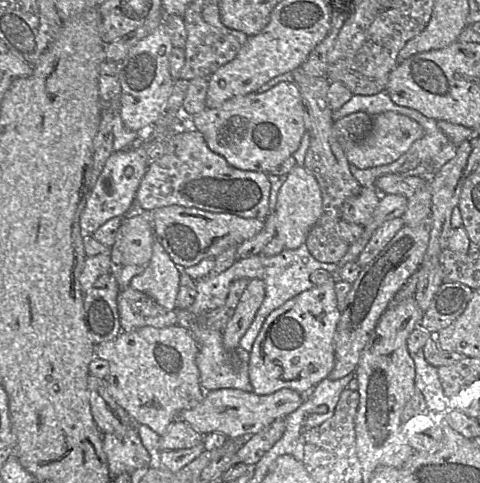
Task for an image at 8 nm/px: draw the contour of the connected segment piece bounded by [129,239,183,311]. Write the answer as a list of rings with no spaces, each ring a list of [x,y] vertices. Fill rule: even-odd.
[[[156,239],[153,243],[152,257],[145,266],[144,271],[135,276],[129,288],[140,291],[151,297],[156,303],[167,310],[175,311],[177,309],[177,294],[180,286],[180,277],[183,269],[180,269],[170,258],[164,247]]]

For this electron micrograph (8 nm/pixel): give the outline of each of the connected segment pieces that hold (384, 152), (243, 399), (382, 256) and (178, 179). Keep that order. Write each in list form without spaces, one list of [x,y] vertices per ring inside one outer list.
[[[392,111],[372,116],[372,127],[362,139],[346,140],[346,155],[350,164],[368,169],[392,163],[406,153],[412,144],[424,136],[423,127],[410,117]]]
[[[284,388],[269,395],[258,395],[238,389],[222,389],[207,392],[202,404],[182,411],[178,419],[189,424],[202,435],[223,434],[230,439],[249,439],[277,420],[296,411],[307,396],[296,390]]]
[[[432,217],[425,218],[417,226],[404,225],[385,247],[365,265],[345,300],[344,310],[337,327],[338,359],[328,378],[341,379],[354,373],[362,352],[369,342],[382,315],[389,308],[391,300],[408,278],[421,267],[427,252],[432,230]]]
[[[195,128],[174,131],[167,139],[167,150],[158,160],[151,161],[136,193],[135,205],[142,213],[150,213],[171,205],[197,208],[214,213],[231,213],[243,218],[266,219],[270,212],[271,182],[266,172],[240,170],[209,149],[203,135]]]

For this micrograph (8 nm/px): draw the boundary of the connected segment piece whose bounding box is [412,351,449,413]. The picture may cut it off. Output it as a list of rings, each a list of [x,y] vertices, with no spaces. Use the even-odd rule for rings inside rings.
[[[417,351],[412,358],[416,370],[415,385],[424,397],[428,410],[435,413],[445,412],[449,408],[449,400],[444,394],[437,367],[425,360],[423,351]]]

